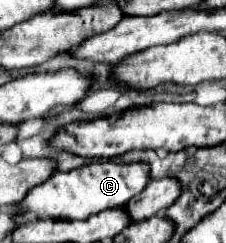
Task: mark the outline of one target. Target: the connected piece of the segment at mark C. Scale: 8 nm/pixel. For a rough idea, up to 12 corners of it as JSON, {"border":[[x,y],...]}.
{"border":[[92,162],[32,188],[20,212],[86,220],[150,182],[148,162]]}

